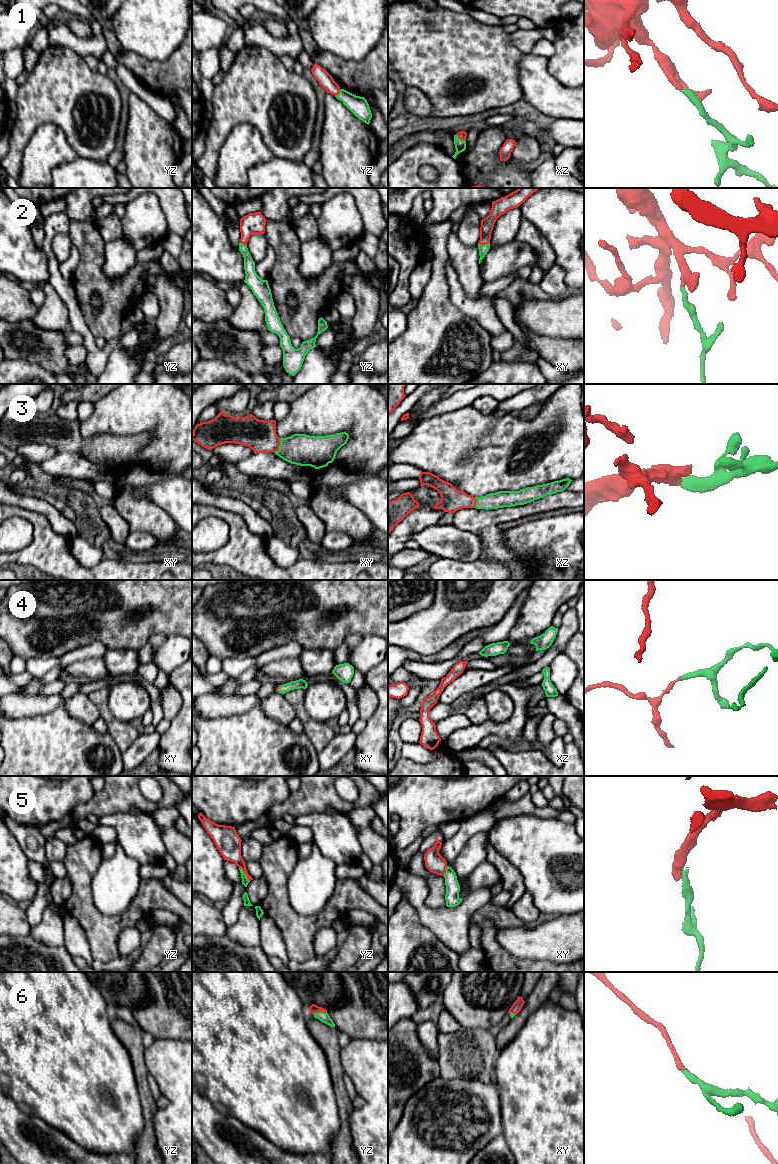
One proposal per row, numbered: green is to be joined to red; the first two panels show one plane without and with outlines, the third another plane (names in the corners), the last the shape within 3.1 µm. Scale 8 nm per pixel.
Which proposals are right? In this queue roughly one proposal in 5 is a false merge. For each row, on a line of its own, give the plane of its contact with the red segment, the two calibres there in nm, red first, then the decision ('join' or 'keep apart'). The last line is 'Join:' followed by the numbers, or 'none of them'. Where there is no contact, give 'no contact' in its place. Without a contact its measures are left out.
1: meets red in xz; 70 nm thick on the red side, 90 nm on the other; join
2: meets red in xy; 110 nm thick on the red side, 80 nm on the other; join
3: meets red in xy; 240 nm thick on the red side, 260 nm on the other; join
4: meets red in xy; 20 nm thick on the red side, 70 nm on the other; join
5: meets red in yz; 180 nm thick on the red side, 60 nm on the other; keep apart
6: meets red in yz; 70 nm thick on the red side, 80 nm on the other; join
Join: 1, 2, 3, 4, 6

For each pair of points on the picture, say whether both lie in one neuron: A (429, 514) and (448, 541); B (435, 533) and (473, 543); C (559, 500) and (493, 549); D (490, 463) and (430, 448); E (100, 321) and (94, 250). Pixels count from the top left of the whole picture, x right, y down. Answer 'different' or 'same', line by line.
A: different
B: same
C: same
D: same
E: same

